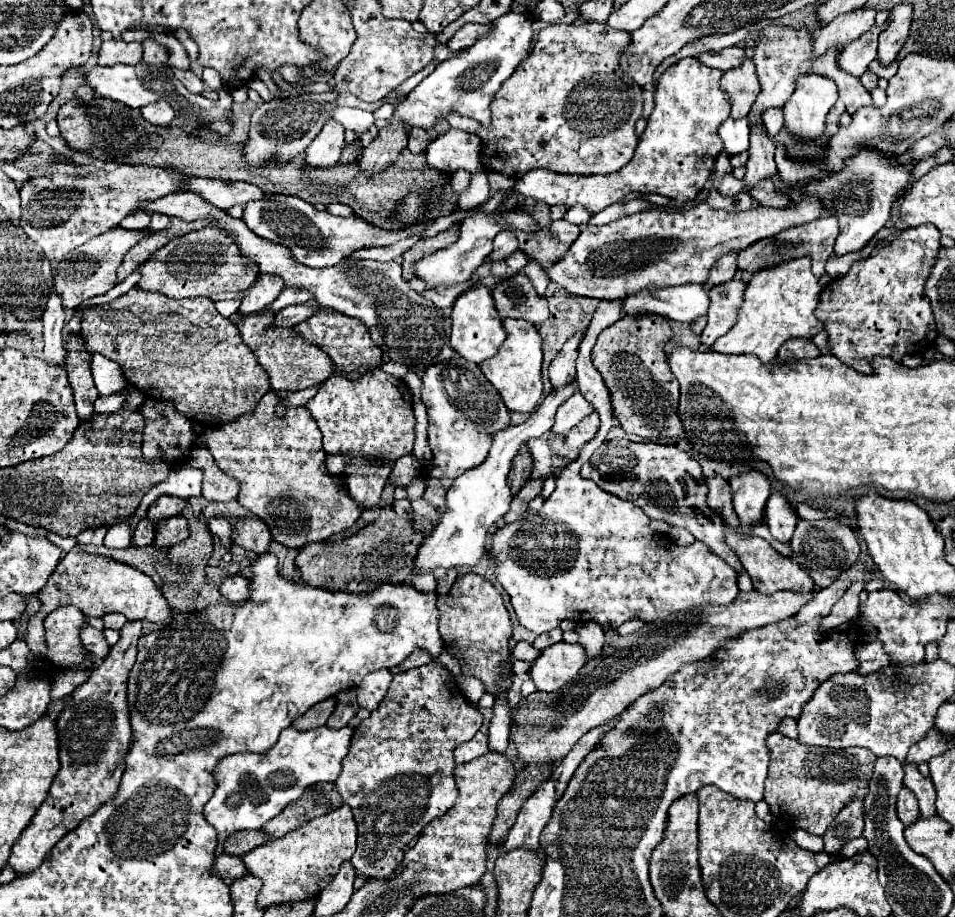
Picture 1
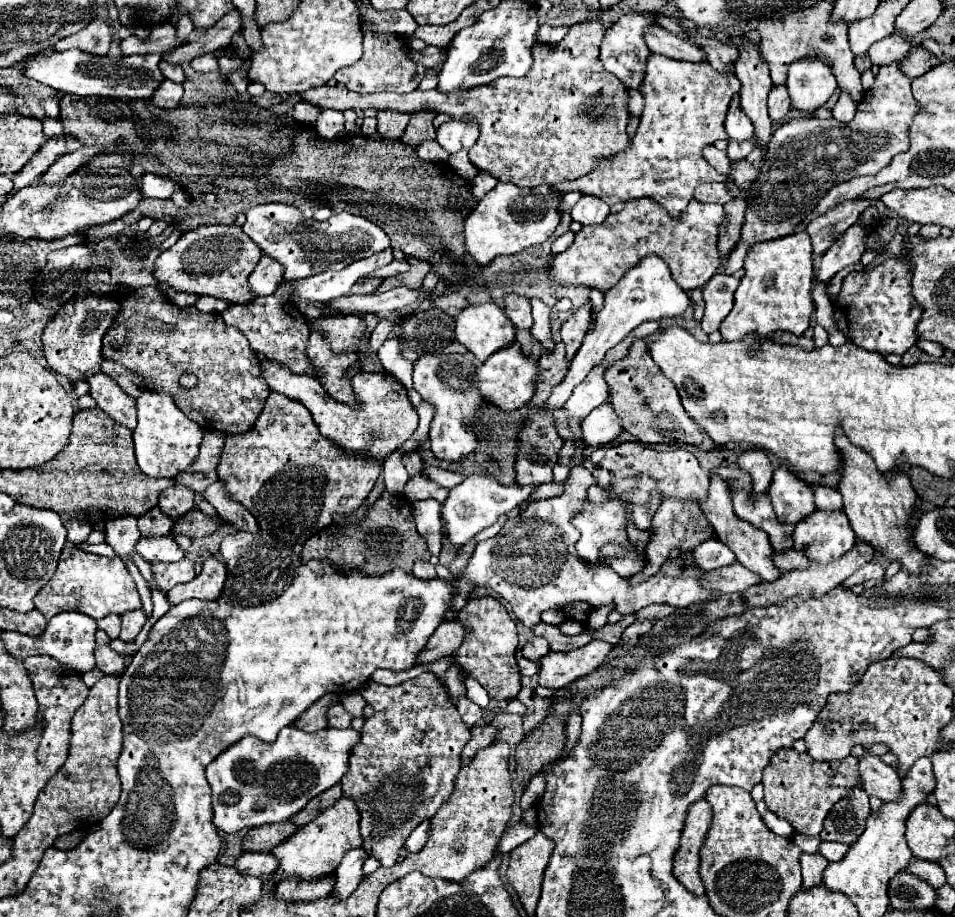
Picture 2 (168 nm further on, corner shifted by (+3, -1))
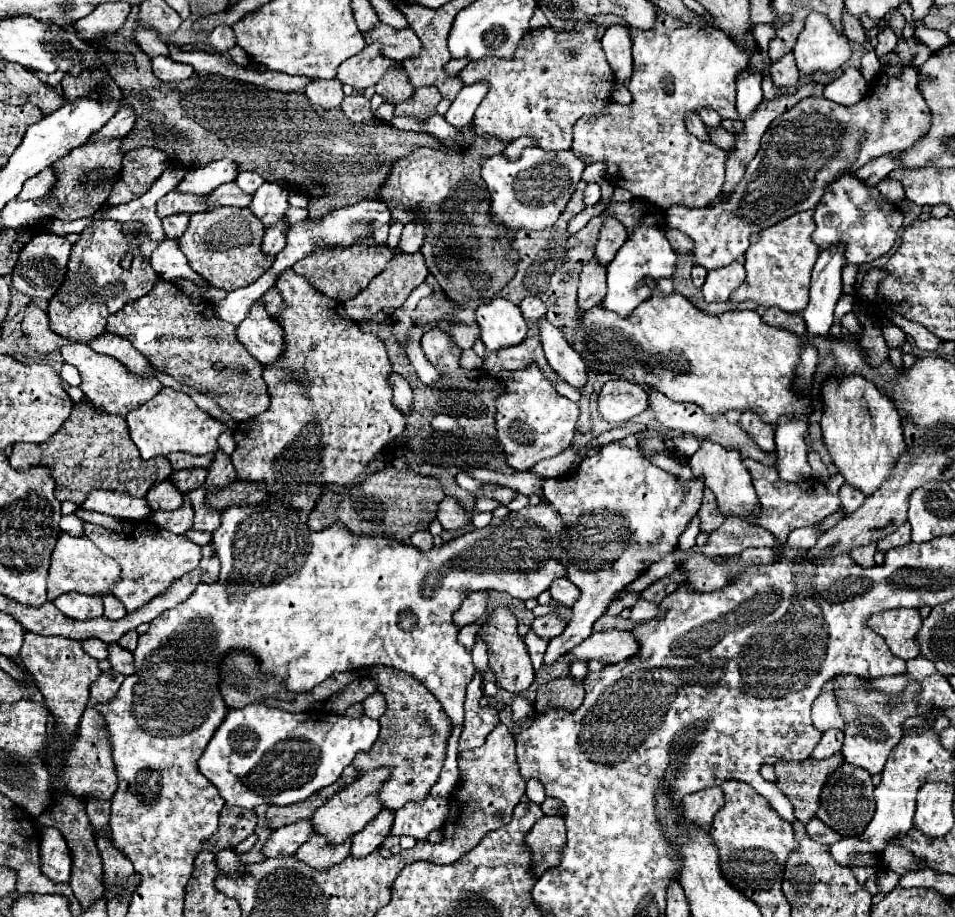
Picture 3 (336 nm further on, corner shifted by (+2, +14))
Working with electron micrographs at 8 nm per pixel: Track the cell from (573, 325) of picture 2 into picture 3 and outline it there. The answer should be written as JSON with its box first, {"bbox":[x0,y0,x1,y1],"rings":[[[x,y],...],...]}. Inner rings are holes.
{"bbox":[577,257,607,313],"rings":[[[593,257],[583,265],[581,271],[579,297],[577,297],[579,313],[597,305],[605,297],[605,293],[607,293],[607,267],[601,265],[597,257]]]}

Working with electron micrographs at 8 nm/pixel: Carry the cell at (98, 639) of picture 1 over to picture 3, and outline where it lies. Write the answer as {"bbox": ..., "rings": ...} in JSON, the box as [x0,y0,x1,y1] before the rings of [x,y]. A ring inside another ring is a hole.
{"bbox":[109,645,135,675],"rings":[[[109,645],[109,661],[111,661],[111,667],[115,671],[119,671],[121,675],[133,675],[135,673],[135,665],[133,665],[133,655],[119,647],[119,645]]]}

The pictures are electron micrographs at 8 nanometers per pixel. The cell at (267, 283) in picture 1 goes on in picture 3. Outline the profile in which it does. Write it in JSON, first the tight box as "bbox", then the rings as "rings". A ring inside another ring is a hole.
{"bbox":[263,223,287,255],"rings":[[[275,223],[267,229],[265,239],[263,239],[263,253],[265,255],[277,255],[283,247],[285,247],[285,231],[287,231],[287,223]]]}

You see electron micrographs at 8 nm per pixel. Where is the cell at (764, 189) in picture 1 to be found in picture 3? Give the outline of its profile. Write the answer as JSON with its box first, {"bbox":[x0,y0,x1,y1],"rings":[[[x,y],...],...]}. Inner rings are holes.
{"bbox":[709,127,735,151],"rings":[[[715,127],[715,129],[709,129],[709,139],[711,143],[715,143],[717,147],[729,151],[731,145],[735,143],[735,135],[731,135],[729,131],[725,131],[723,127]]]}

